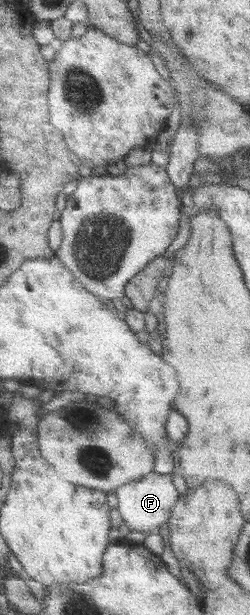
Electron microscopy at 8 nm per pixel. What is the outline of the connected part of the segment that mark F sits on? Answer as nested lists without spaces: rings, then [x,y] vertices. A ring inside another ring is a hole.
[[[156,471],[148,474],[141,481],[128,483],[120,487],[116,494],[119,497],[118,511],[123,521],[134,531],[141,531],[145,534],[154,534],[160,531],[160,527],[169,523],[172,518],[172,510],[180,502],[180,491],[174,485],[172,474],[158,473]]]

